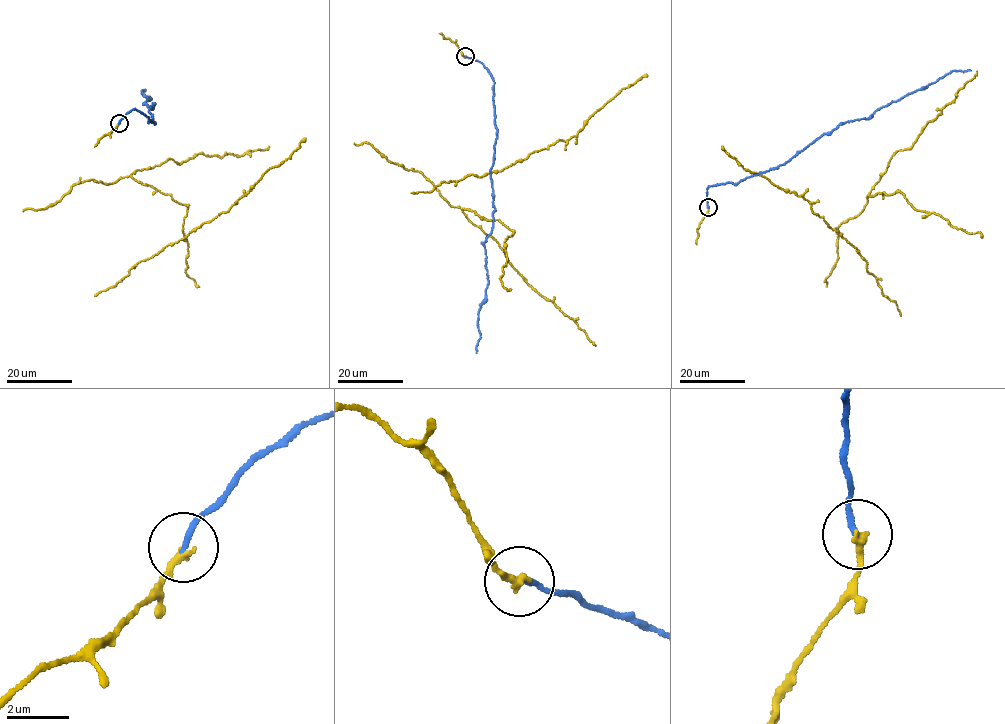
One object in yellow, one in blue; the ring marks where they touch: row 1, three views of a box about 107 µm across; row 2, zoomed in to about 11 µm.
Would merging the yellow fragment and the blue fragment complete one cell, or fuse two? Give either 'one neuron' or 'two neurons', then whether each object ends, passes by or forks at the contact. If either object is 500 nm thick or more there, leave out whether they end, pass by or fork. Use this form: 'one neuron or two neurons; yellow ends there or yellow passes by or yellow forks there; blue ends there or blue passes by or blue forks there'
one neuron; yellow ends there; blue ends there

